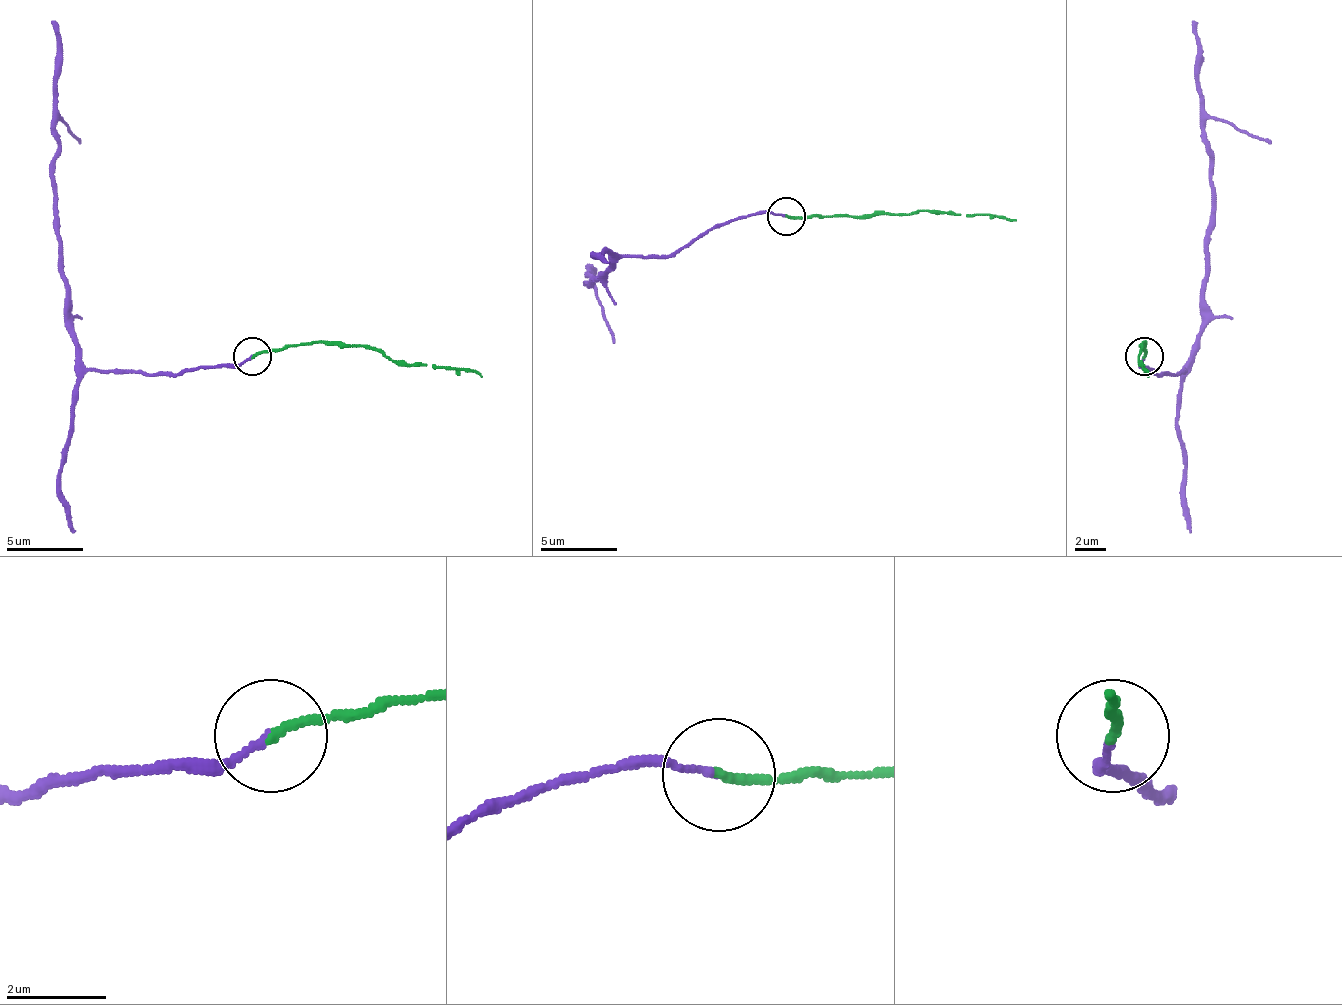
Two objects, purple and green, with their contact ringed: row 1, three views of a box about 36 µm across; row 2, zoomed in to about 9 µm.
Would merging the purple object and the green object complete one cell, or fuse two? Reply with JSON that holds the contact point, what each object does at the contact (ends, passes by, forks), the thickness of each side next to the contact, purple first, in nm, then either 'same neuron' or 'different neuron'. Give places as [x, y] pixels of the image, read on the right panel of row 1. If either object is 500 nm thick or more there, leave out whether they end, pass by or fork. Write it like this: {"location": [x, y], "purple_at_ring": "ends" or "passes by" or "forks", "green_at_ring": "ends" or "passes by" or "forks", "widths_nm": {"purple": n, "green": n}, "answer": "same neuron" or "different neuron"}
{"location": [1144, 356], "purple_at_ring": "ends", "green_at_ring": "ends", "widths_nm": {"purple": 120, "green": 180}, "answer": "same neuron"}

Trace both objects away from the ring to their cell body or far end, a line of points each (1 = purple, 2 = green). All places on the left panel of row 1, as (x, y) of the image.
1: (251, 355), (174, 374), (90, 370), (82, 363), (71, 324), (56, 206), (56, 37), (52, 21)
2: (251, 355), (301, 344), (382, 347), (401, 363), (458, 367), (481, 378)

